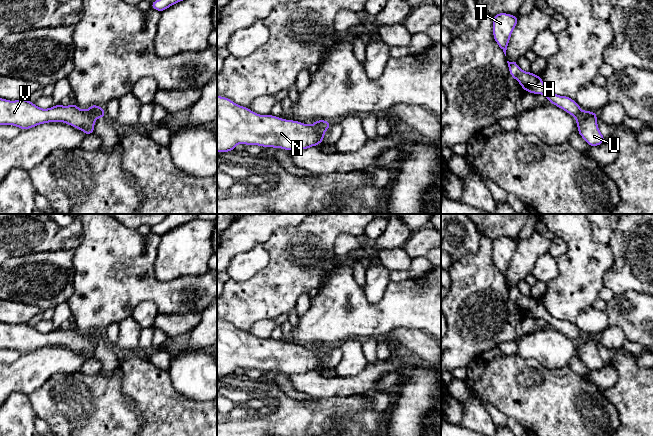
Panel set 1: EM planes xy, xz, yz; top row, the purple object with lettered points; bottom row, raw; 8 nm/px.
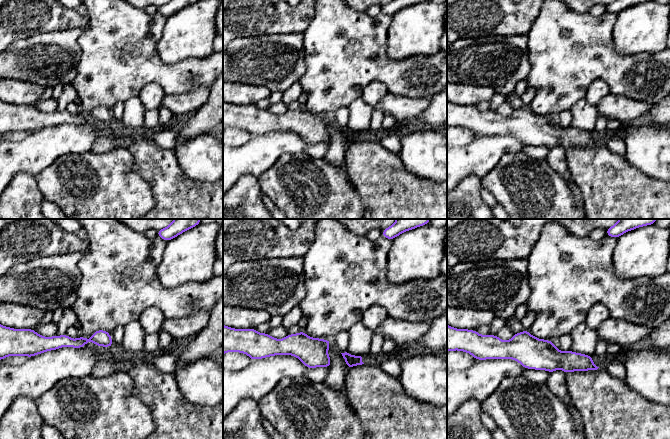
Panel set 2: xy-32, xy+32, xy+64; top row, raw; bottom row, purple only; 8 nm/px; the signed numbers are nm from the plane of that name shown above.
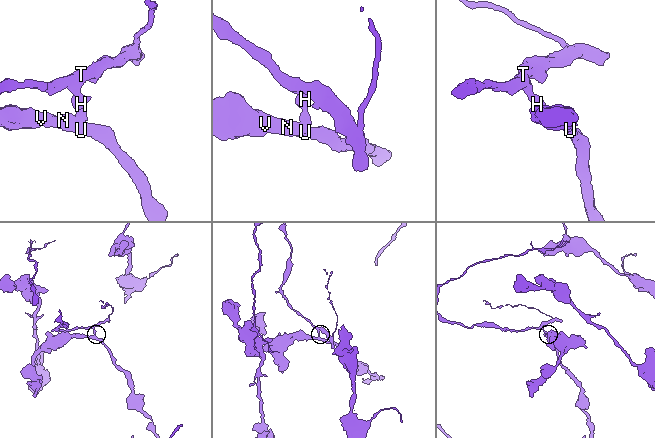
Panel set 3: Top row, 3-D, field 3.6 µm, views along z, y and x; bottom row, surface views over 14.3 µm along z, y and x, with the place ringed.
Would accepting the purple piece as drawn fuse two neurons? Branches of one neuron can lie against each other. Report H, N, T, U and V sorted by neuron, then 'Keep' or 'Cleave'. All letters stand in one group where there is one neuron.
Groups: H T / N U V. Cleave

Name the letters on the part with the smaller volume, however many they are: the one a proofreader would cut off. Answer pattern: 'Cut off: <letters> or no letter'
Cut off: H, T

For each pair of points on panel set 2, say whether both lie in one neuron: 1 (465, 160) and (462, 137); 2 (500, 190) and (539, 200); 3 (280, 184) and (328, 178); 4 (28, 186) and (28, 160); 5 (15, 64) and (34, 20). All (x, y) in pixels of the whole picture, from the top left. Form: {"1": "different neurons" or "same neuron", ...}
{"1": "different neurons", "2": "same neuron", "3": "same neuron", "4": "different neurons", "5": "different neurons"}

